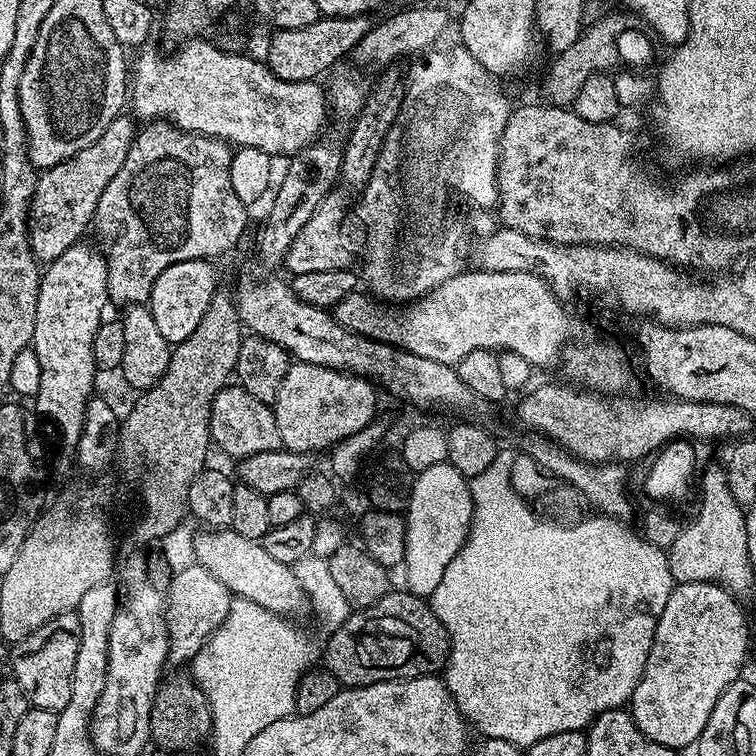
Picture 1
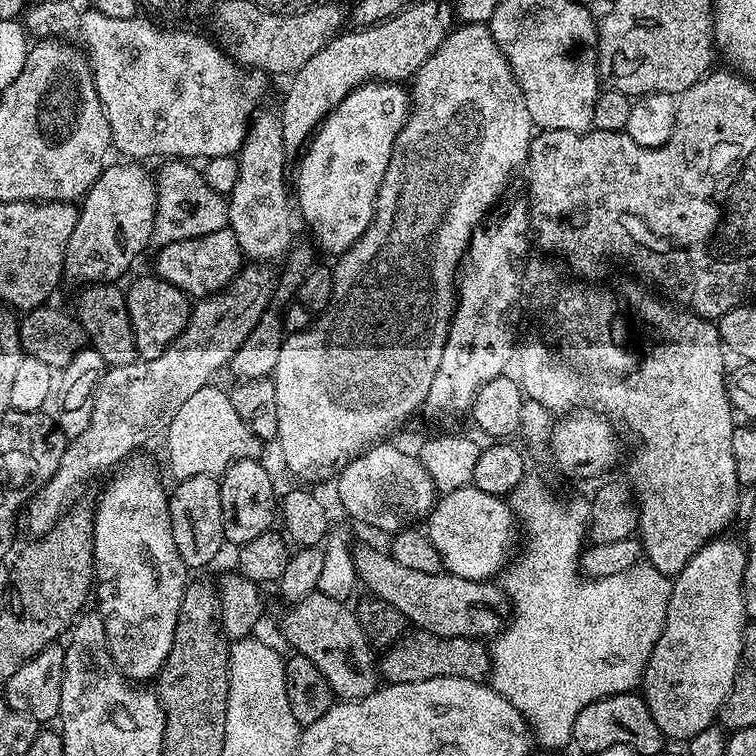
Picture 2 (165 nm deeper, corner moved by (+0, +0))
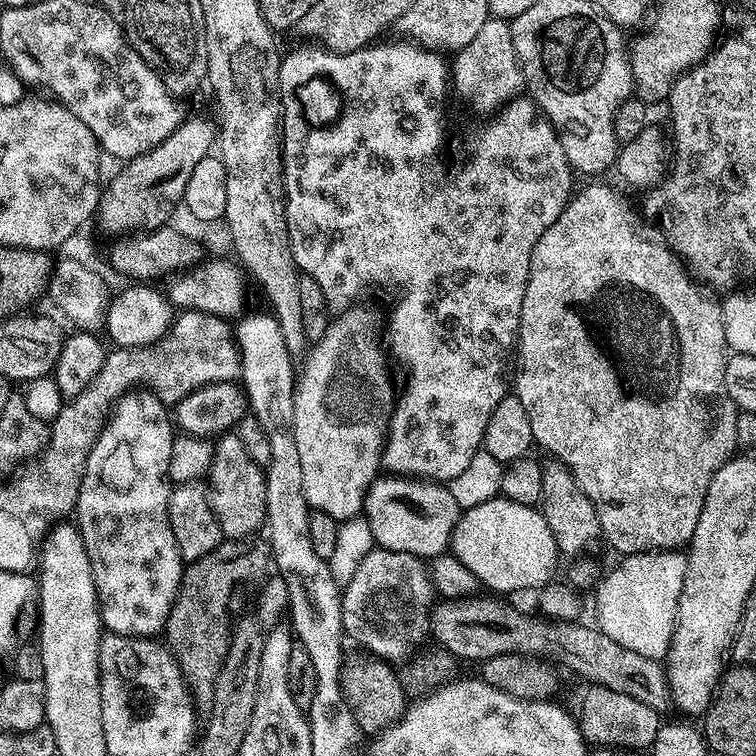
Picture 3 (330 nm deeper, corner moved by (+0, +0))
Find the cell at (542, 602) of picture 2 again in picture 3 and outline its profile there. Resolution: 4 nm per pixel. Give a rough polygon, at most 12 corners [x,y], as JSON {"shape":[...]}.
{"shape":[[657,550],[597,587],[618,646],[663,661],[687,555]]}

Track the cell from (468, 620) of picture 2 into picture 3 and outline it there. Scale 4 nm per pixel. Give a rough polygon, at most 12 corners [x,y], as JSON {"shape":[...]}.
{"shape":[[477,594],[430,636],[464,660],[557,656],[589,685],[669,707],[665,665],[599,627]]}

